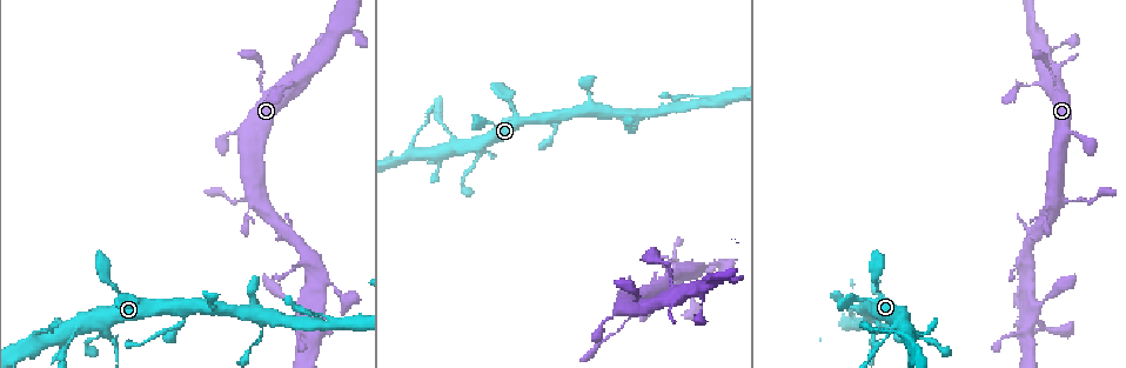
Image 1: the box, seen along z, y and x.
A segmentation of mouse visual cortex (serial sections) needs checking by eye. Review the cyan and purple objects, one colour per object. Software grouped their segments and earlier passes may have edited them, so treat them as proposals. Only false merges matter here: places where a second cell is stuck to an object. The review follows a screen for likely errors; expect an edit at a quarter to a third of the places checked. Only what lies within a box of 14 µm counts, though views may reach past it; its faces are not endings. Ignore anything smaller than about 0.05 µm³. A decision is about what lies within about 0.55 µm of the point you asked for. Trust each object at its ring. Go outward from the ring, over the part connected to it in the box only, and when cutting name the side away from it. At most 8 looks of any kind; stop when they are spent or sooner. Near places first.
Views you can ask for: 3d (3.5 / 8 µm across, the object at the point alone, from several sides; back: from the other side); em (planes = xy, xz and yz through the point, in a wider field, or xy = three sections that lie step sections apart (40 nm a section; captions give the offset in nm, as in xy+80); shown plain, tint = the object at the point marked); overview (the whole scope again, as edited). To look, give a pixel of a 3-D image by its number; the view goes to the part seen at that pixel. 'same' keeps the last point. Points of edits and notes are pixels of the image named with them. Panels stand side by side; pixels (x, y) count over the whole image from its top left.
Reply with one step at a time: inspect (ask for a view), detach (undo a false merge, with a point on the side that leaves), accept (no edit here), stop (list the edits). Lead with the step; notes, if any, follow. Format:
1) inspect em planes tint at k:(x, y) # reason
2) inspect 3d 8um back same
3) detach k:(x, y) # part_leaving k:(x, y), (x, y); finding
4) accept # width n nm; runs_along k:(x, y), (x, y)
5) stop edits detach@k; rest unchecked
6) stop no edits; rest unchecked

inspect 3d 3.5um at 1:(1062, 203) # branch point

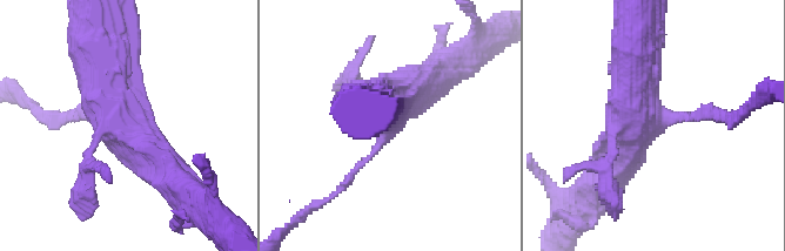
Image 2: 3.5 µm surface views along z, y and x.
inspect em xy step 1 tint at 2:(661, 117)

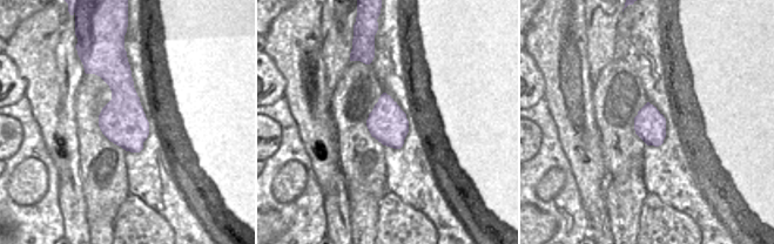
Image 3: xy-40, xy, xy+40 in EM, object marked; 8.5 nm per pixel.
accept # runs_along 2:(102, 43), (116, 116), (170, 177); all the same cell

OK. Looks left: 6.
inspect 3d 3.5um at 1:(724, 268) # abrupt turn

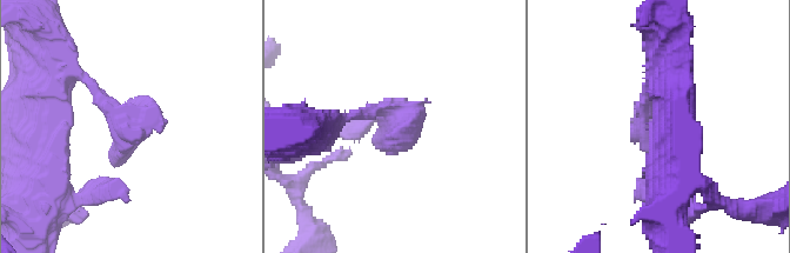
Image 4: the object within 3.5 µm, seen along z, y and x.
inspect em xy step 3 tint at 4:(393, 118) # shape alone is not enough

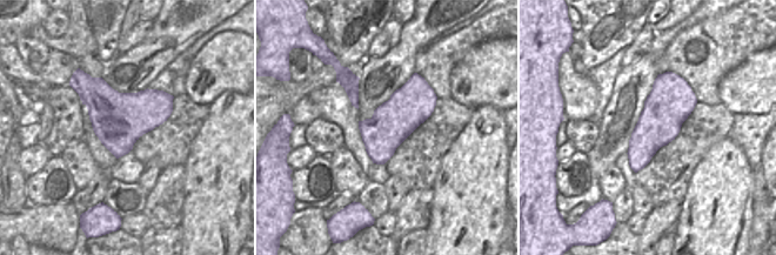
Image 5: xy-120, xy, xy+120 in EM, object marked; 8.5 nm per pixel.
accept # runs_along 4:(81, 75), (132, 130), (114, 166); one cell here

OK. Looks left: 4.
inspect 3d 3.5um at 1:(456, 140)

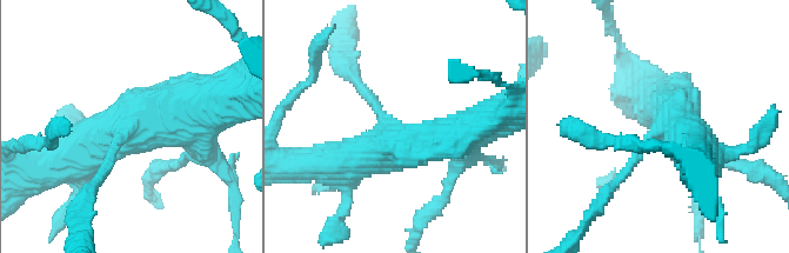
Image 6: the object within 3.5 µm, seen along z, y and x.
inspect em xy step 5 tint at 6:(384, 119)

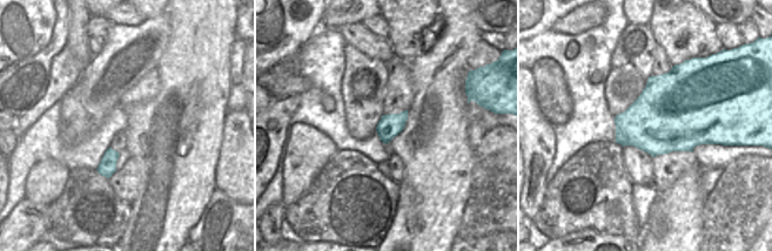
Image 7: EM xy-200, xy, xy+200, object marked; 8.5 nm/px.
accept # arm_widths 150, 600, 600 nm; runs_along 6:(204, 111), (142, 114), (62, 161); continuous, no second cell

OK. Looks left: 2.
stop no edits; rest unchecked

